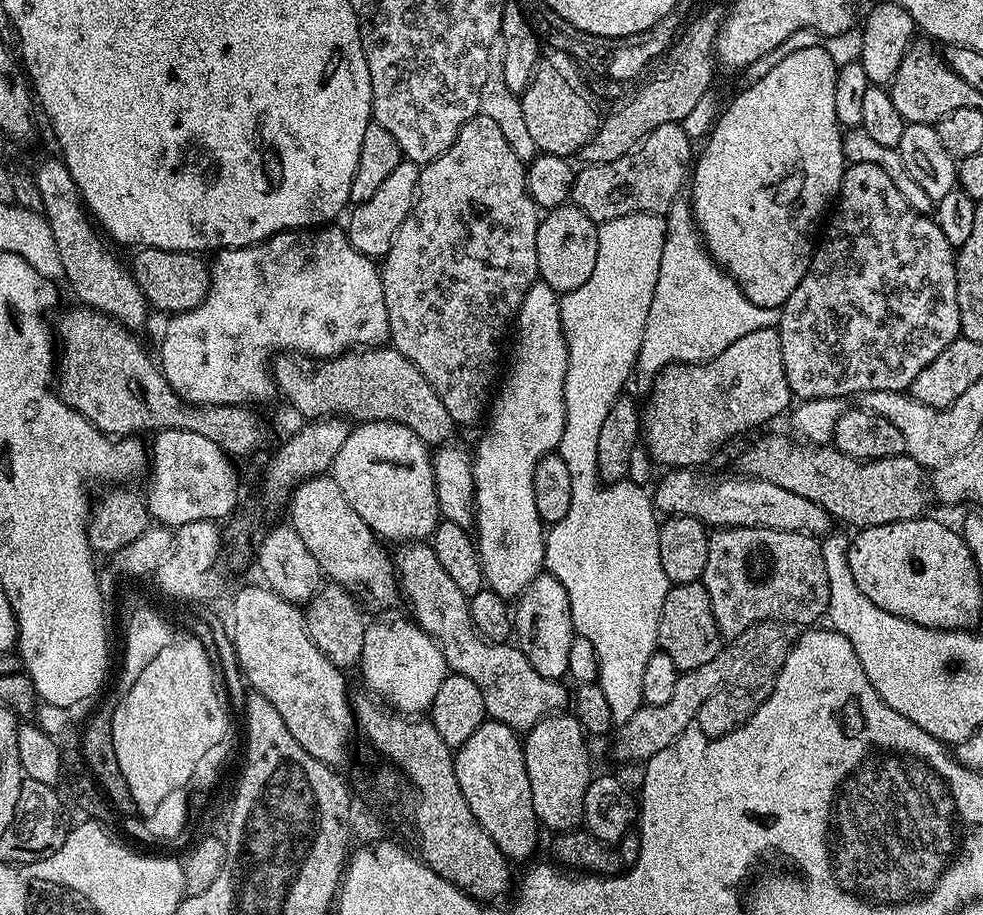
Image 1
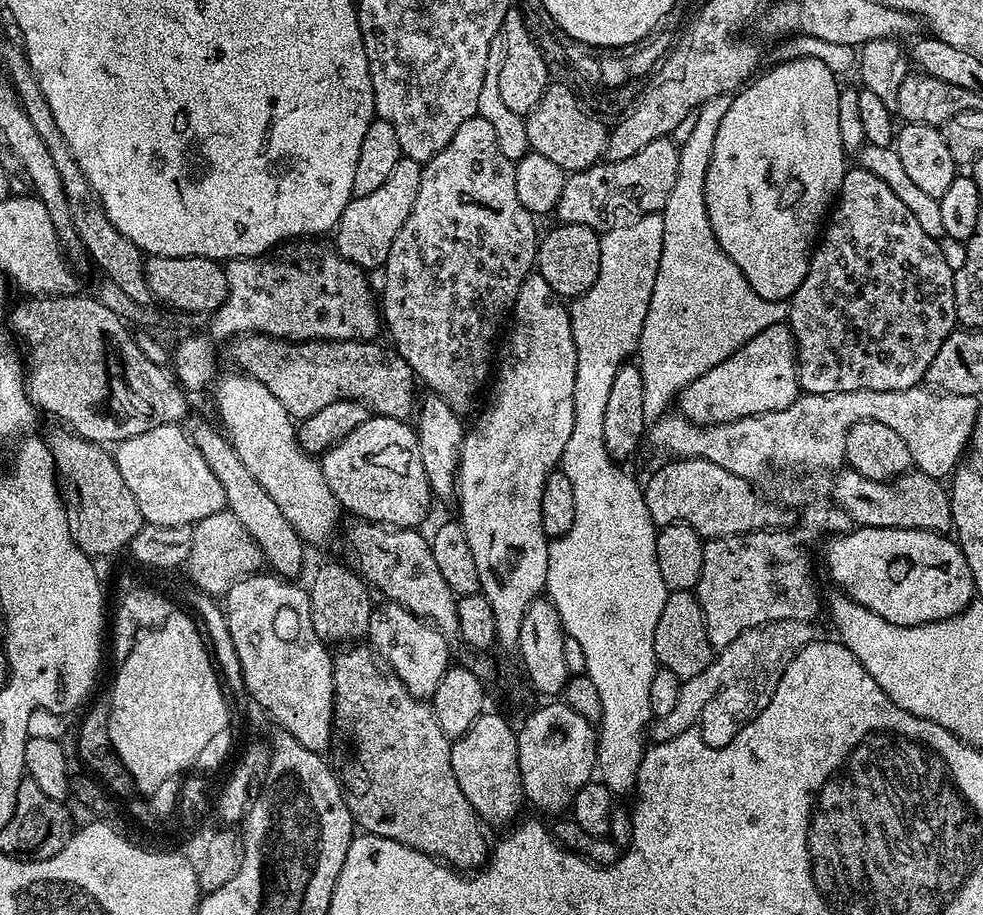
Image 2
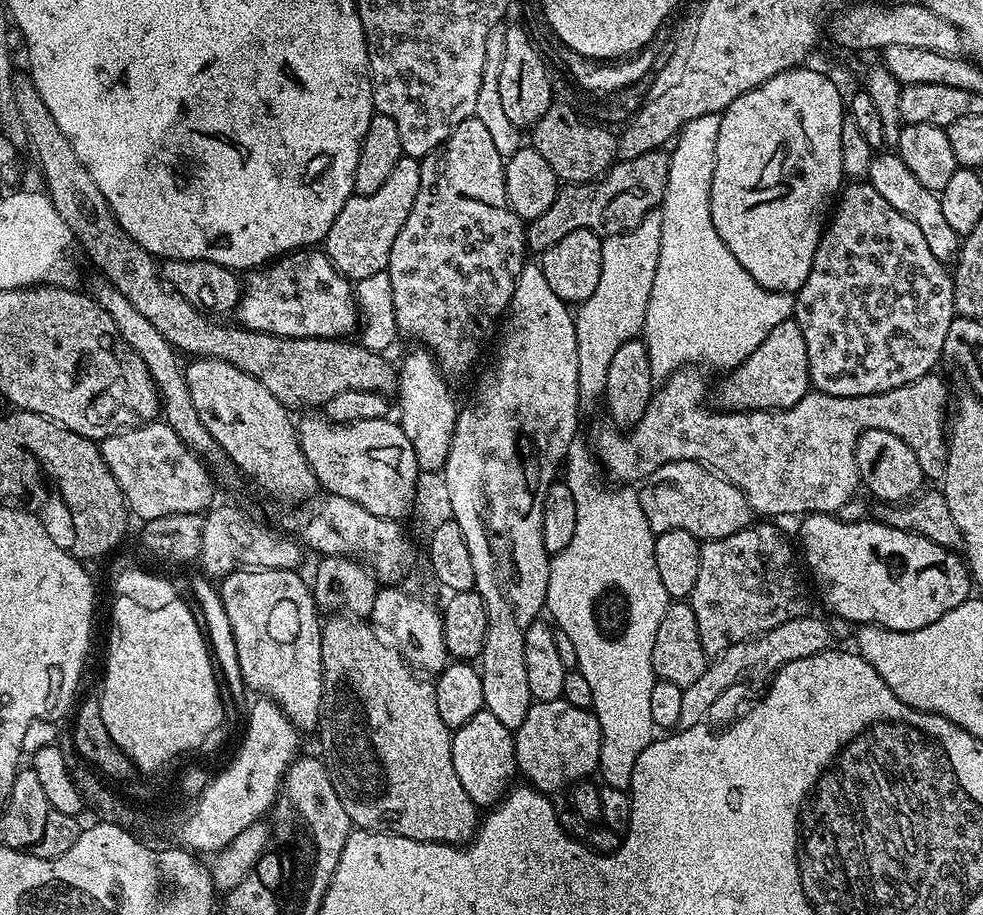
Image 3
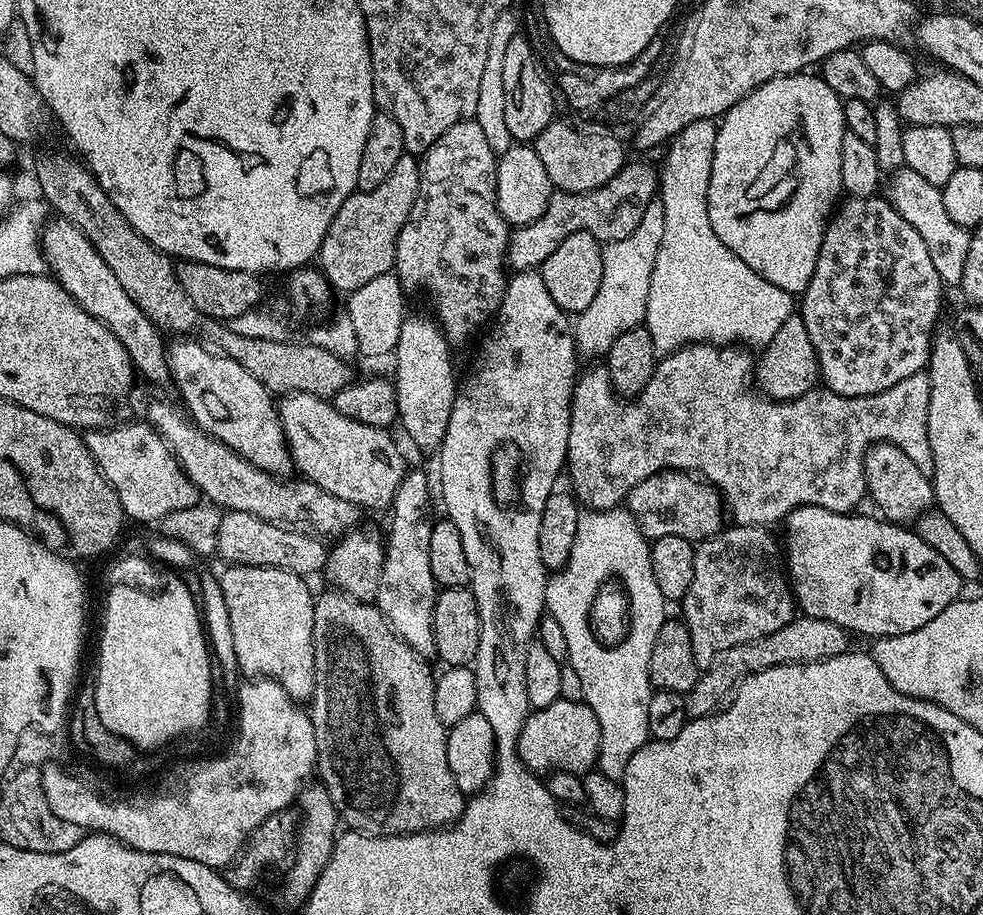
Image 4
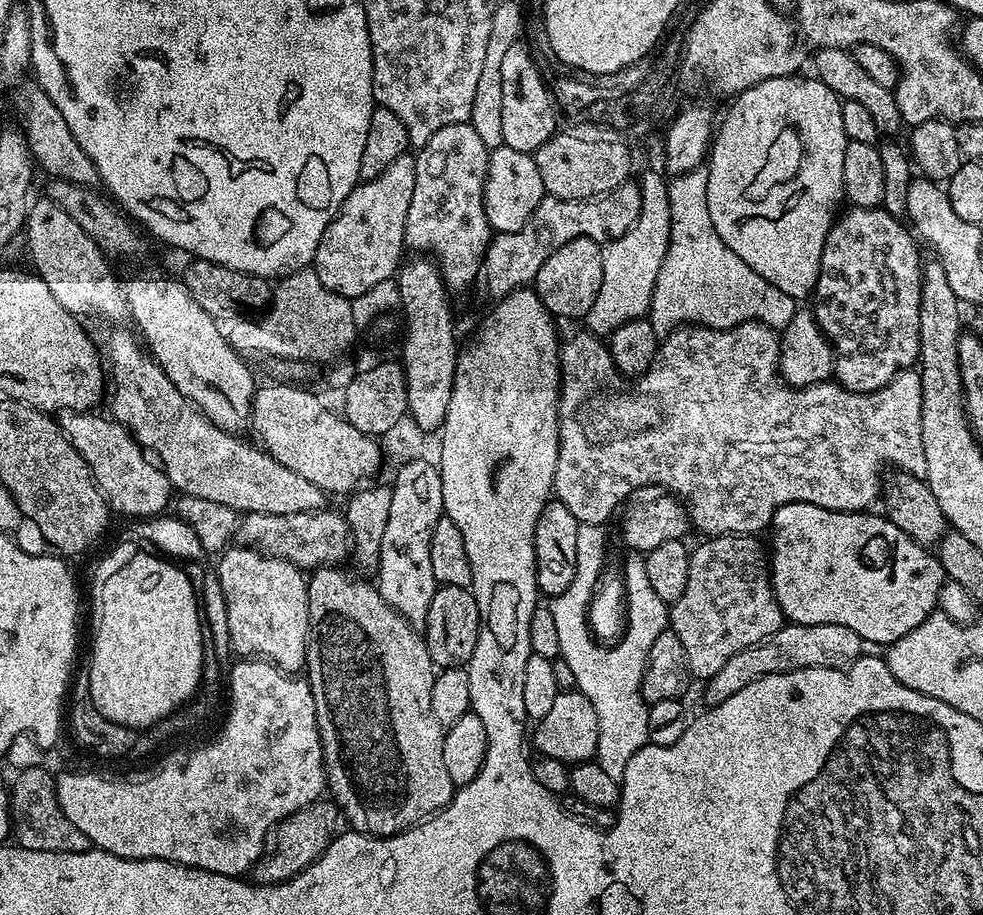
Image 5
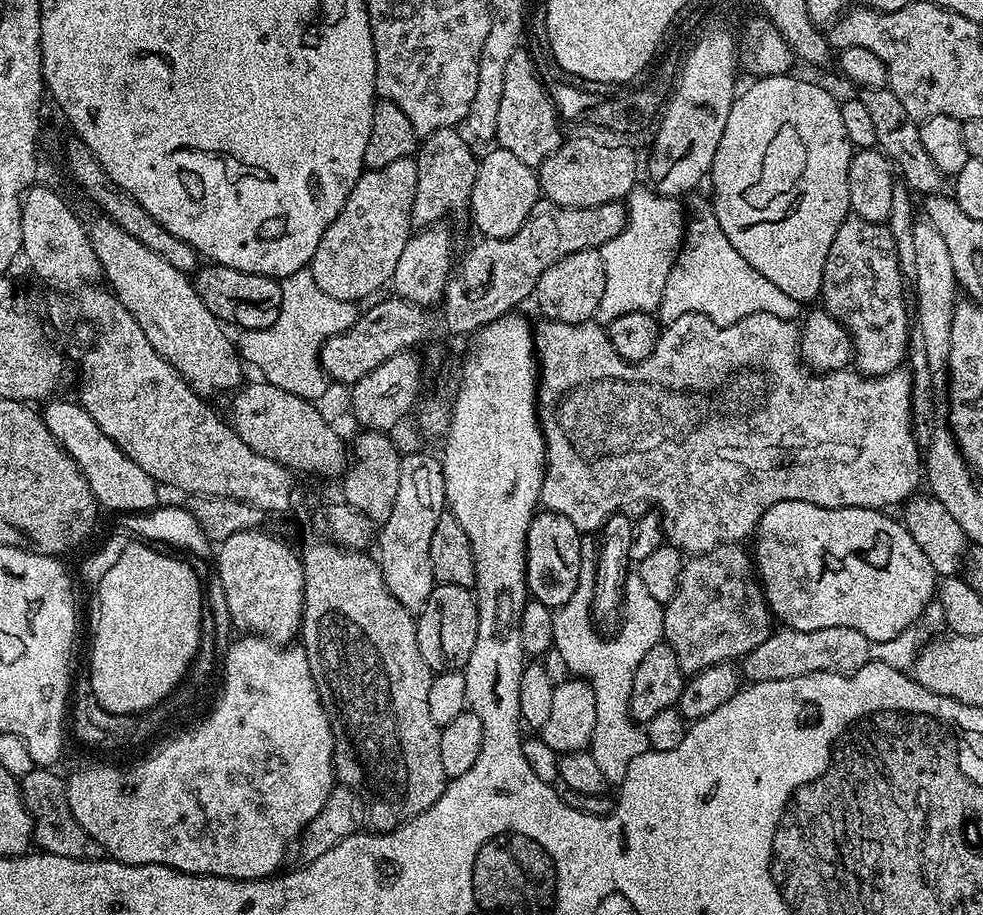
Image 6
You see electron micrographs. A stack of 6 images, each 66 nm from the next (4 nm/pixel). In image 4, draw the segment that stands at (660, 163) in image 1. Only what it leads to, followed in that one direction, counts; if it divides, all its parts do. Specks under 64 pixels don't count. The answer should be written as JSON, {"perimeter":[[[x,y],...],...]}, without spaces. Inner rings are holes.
{"perimeter":[[[632,162],[625,163],[624,168],[618,170],[618,174],[614,174],[614,178],[610,178],[610,182],[606,182],[606,186],[598,186],[589,192],[553,191],[542,218],[534,218],[534,222],[517,227],[509,235],[507,267],[518,272],[539,269],[540,265],[546,262],[546,258],[550,258],[550,254],[554,254],[554,250],[558,250],[562,238],[570,238],[570,234],[589,232],[601,242],[626,238],[626,234],[630,234],[630,230],[634,230],[634,226],[638,226],[638,222],[642,222],[642,214],[646,214],[646,206],[650,206],[650,202],[657,199],[657,196],[657,169],[655,167],[652,169],[648,164],[632,164]]]}

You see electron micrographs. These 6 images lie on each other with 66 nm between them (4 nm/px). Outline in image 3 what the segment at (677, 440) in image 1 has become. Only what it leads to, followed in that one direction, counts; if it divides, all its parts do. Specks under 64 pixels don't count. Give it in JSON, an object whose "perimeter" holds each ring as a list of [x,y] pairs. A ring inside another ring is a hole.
{"perimeter":[[[796,319],[783,320],[770,330],[770,338],[746,357],[737,368],[731,369],[720,385],[715,385],[714,396],[721,409],[729,412],[762,412],[789,408],[808,395],[812,379],[806,358],[806,338],[798,330]]]}

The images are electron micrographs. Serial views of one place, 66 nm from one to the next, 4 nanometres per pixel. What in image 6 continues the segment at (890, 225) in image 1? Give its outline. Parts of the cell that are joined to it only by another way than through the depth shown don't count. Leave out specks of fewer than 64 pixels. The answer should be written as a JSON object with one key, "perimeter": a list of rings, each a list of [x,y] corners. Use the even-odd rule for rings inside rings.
{"perimeter":[[[849,215],[842,226],[838,226],[834,242],[830,242],[830,254],[826,254],[826,270],[822,274],[819,299],[824,311],[847,328],[852,338],[855,367],[865,376],[881,376],[905,363],[910,343],[910,304],[904,301],[904,288],[906,281],[900,273],[894,238],[888,227],[866,222],[861,216]]]}

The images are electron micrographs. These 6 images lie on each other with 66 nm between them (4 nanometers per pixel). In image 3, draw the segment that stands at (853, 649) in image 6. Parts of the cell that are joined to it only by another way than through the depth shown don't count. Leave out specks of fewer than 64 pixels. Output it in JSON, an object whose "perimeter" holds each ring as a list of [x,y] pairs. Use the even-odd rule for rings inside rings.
{"perimeter":[[[805,614],[790,622],[782,622],[782,626],[774,626],[774,630],[762,632],[759,636],[738,642],[726,649],[721,656],[709,663],[708,669],[694,682],[694,686],[684,689],[682,694],[682,716],[679,727],[689,728],[695,724],[703,724],[709,718],[708,711],[723,698],[736,684],[739,676],[747,674],[751,668],[772,668],[779,670],[784,665],[798,658],[810,658],[814,654],[825,651],[828,644],[828,628],[813,614]]]}

